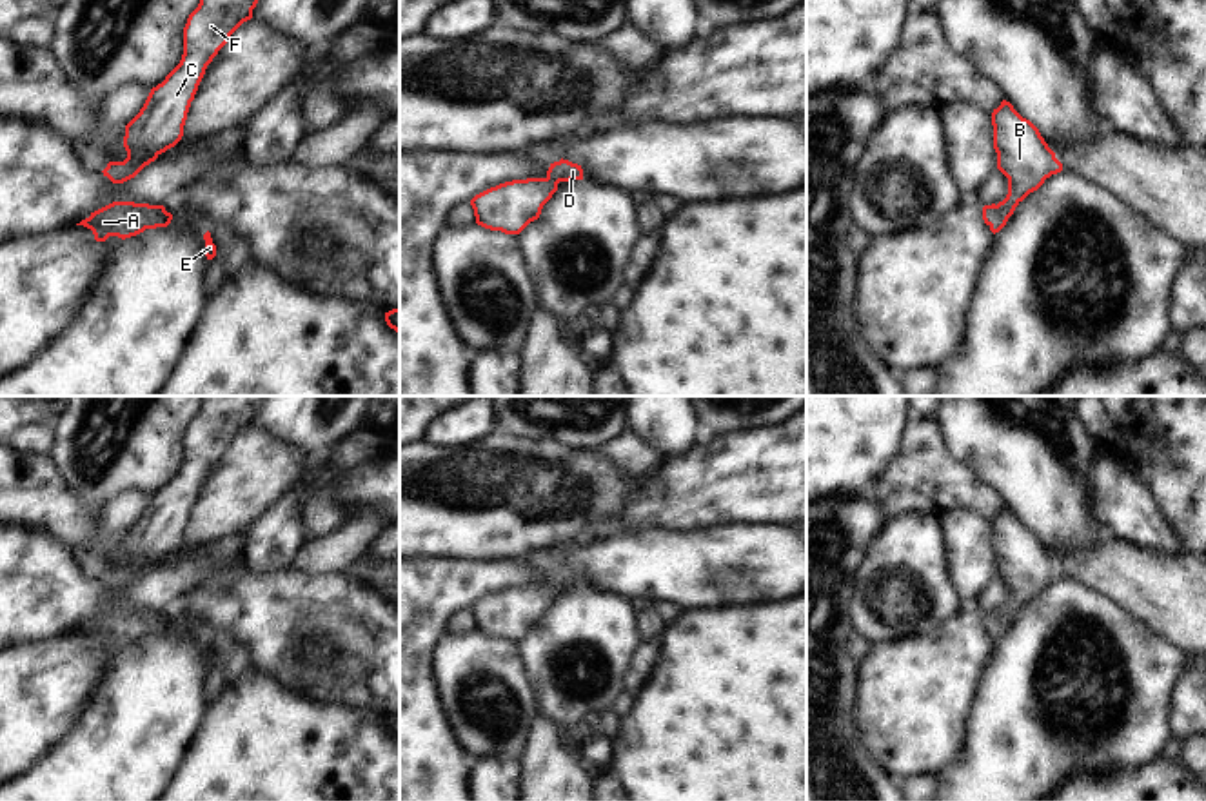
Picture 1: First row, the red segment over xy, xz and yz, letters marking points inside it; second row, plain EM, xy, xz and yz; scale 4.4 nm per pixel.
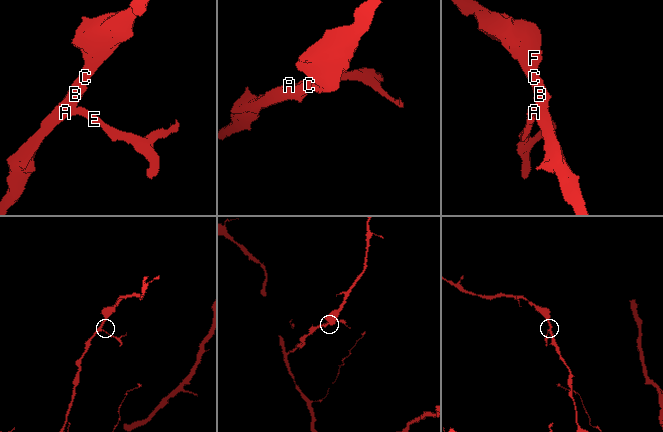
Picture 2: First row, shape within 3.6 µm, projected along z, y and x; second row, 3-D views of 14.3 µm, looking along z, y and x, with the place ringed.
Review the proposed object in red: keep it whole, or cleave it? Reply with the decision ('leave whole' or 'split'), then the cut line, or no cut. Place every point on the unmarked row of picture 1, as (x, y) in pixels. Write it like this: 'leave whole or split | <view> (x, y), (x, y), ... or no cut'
leave whole | no cut

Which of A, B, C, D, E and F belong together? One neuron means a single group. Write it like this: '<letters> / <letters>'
A B C D E F

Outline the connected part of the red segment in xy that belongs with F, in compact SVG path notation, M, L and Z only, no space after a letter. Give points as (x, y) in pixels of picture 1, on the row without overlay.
M203 396L183 434L183 461L162 490L151 496L140 519L125 532L124 569L102 578L113 590L134 585L183 543L187 519L207 472L247 427L265 396Z

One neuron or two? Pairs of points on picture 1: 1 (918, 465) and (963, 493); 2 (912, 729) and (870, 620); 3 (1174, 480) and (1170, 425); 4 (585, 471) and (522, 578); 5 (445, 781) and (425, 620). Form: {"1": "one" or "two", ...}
{"1": "one", "2": "two", "3": "one", "4": "two", "5": "one"}

